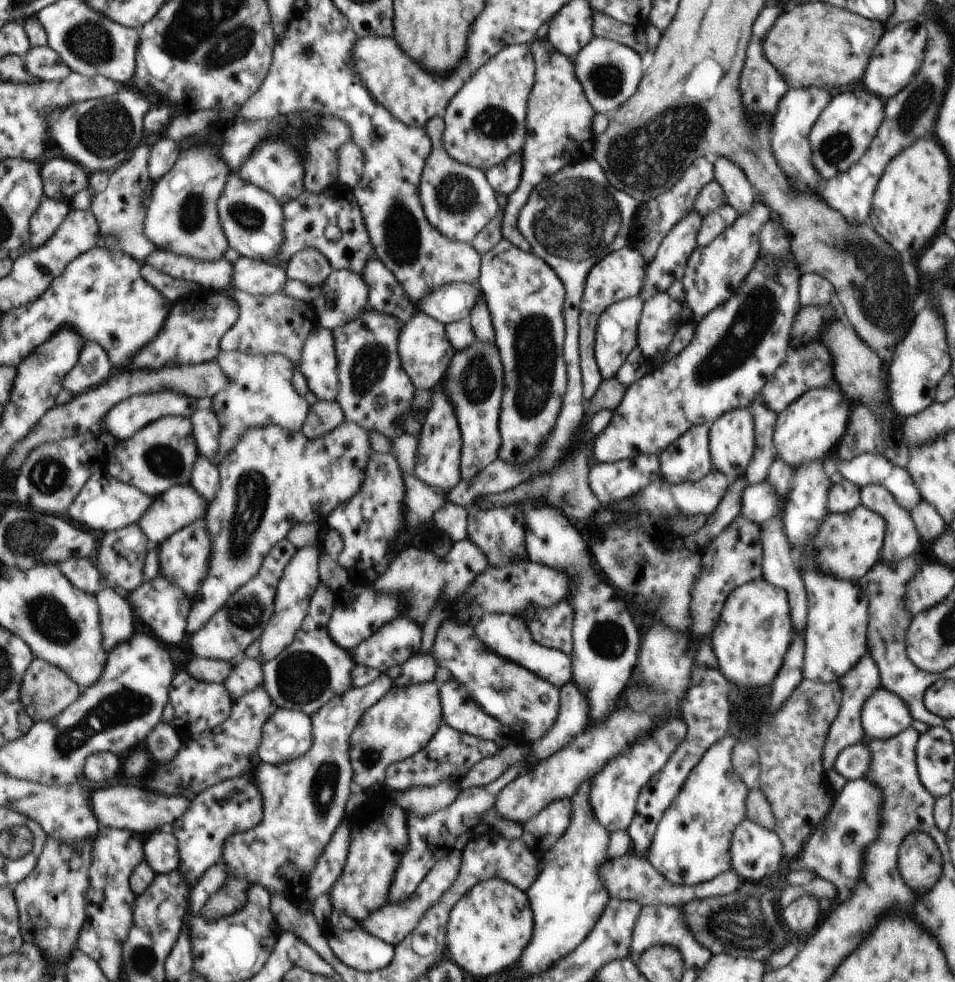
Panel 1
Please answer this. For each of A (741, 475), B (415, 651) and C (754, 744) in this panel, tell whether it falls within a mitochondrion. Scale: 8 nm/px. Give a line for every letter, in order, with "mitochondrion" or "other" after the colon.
A: other
B: other
C: other

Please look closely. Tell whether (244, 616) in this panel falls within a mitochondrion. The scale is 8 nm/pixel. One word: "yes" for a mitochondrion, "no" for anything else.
yes

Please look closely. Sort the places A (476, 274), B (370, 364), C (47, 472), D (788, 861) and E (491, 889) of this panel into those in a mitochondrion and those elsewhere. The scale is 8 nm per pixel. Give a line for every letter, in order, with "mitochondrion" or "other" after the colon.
A: other
B: mitochondrion
C: mitochondrion
D: other
E: mitochondrion

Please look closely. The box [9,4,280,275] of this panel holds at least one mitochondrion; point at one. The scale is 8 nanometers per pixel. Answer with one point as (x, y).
(106, 130)

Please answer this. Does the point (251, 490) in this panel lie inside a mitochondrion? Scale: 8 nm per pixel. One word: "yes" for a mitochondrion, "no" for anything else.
yes

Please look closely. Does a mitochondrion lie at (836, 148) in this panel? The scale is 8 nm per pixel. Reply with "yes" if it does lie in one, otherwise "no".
yes

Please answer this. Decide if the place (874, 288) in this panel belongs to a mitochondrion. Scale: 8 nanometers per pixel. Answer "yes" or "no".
yes

